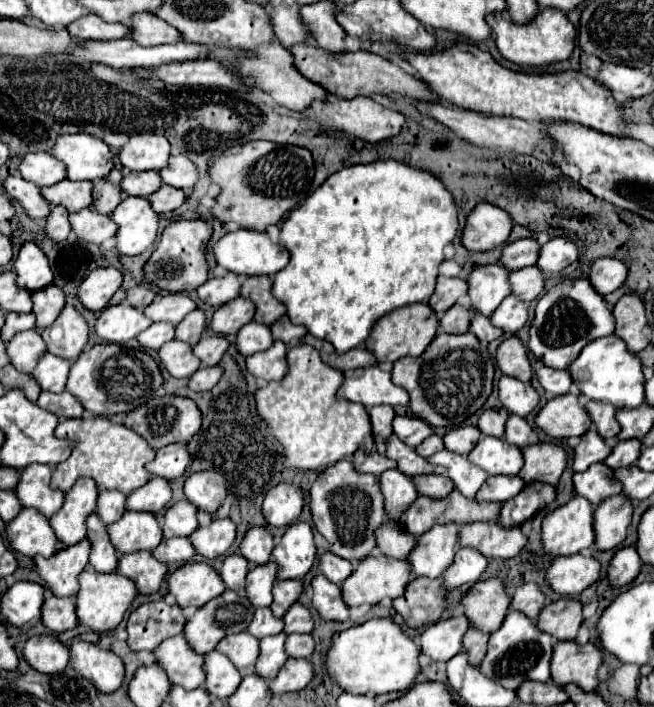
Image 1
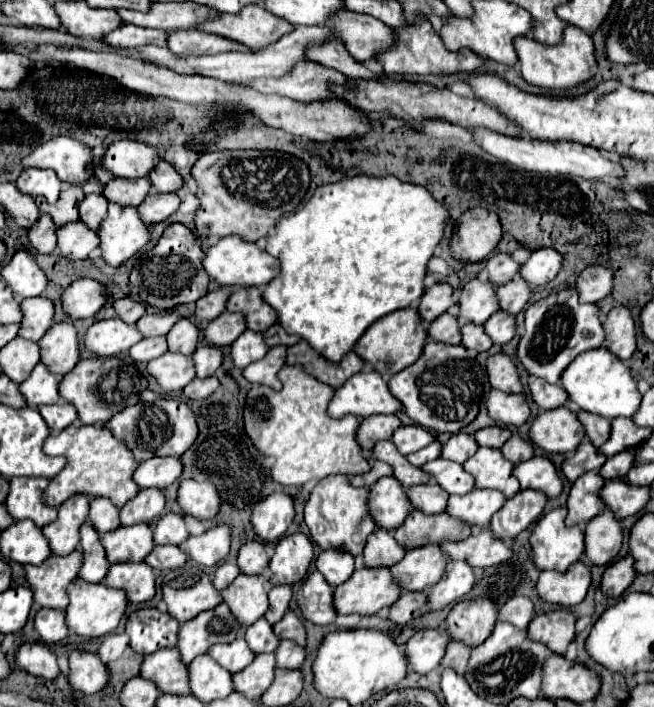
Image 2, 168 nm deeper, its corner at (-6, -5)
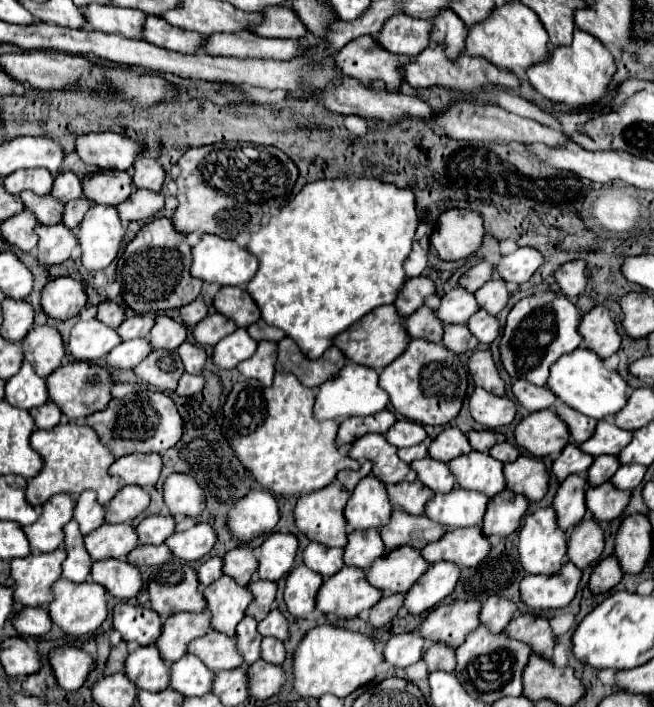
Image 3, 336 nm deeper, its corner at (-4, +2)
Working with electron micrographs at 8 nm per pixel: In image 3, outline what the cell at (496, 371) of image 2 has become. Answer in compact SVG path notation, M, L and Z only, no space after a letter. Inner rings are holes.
M475 350L471 354L469 372L471 372L477 386L485 388L487 392L499 394L499 396L505 394L505 380L501 378L489 350Z

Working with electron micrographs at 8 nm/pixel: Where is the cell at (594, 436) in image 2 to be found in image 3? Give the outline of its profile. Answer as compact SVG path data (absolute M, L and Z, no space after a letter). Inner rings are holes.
M559 404L555 408L555 412L559 414L561 420L565 420L565 424L569 426L569 432L573 436L573 440L577 444L585 442L587 438L593 436L595 432L595 426L597 426L597 420L595 418L589 418L589 416L583 416L581 412L575 412L571 406L567 404Z

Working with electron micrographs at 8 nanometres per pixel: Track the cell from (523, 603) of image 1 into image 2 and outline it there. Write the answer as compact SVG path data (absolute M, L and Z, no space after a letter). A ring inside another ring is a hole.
M523 595L509 599L497 611L497 621L511 623L517 629L527 629L531 617L533 617L533 603L529 597L523 597Z

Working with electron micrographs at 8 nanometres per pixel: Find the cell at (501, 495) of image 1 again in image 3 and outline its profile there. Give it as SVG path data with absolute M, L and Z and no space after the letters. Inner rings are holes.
M455 488L449 494L435 494L425 508L425 516L437 520L449 530L481 526L489 498L483 492Z

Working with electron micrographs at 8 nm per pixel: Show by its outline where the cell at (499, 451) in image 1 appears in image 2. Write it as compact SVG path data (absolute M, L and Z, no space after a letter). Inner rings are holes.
M479 447L479 451L463 463L463 469L475 477L477 489L497 489L507 499L521 489L513 477L513 463L509 463L499 449Z

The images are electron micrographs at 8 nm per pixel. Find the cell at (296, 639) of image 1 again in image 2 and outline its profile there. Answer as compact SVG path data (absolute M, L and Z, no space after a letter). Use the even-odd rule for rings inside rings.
M281 641L275 651L275 659L277 659L277 667L281 669L299 669L305 659L305 649L295 643Z

